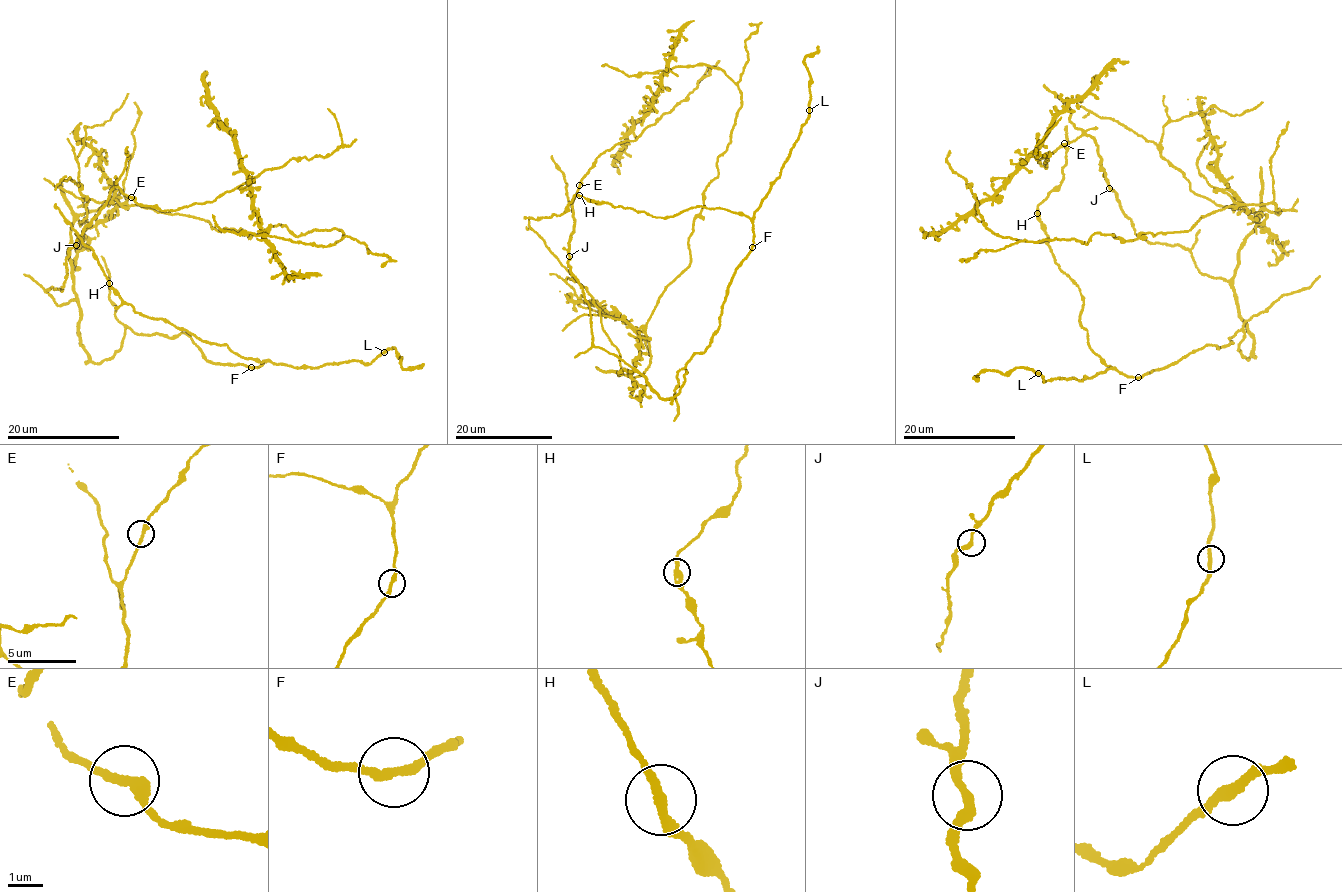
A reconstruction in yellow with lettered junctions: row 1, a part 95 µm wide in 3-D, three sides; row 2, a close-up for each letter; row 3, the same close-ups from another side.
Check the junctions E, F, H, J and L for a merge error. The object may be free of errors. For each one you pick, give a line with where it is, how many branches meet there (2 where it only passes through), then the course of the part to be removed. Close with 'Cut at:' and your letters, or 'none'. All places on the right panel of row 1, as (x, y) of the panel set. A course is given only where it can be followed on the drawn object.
Cut at: none

